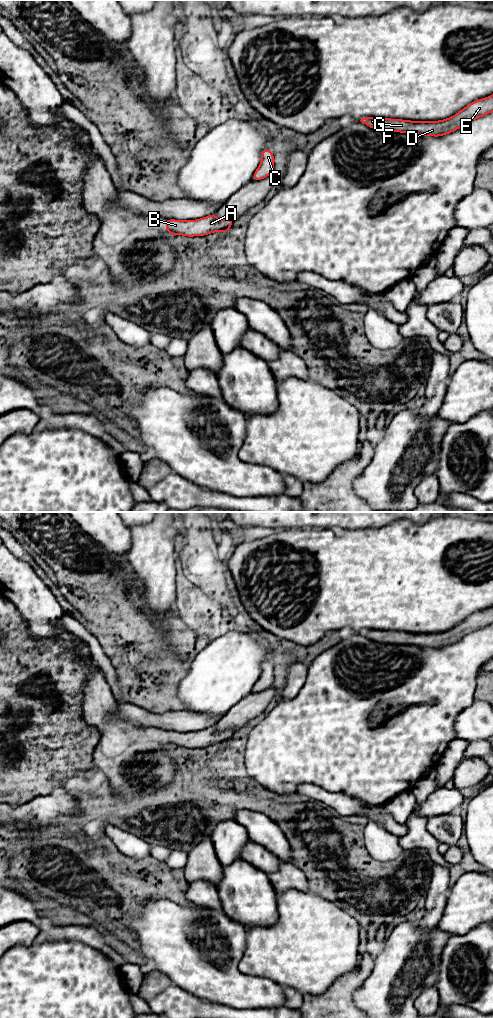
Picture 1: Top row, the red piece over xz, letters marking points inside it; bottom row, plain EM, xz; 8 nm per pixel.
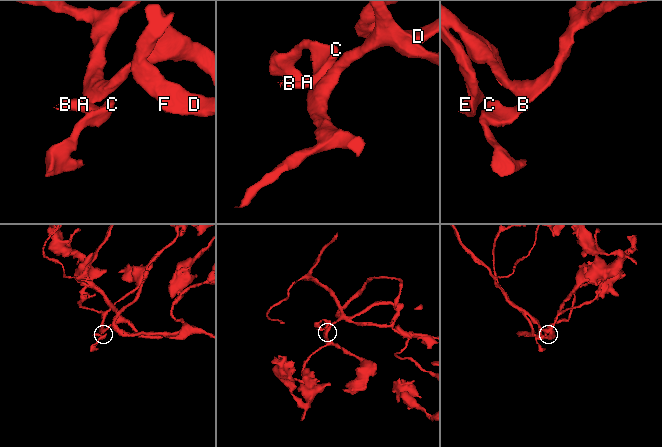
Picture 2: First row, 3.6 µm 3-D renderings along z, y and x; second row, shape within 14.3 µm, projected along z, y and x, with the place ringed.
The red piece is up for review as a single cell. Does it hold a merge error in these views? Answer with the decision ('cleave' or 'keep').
cleave

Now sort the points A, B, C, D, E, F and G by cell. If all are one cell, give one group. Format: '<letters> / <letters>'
A B C / D E F G

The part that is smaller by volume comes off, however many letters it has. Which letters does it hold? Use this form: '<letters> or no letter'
A, B, C

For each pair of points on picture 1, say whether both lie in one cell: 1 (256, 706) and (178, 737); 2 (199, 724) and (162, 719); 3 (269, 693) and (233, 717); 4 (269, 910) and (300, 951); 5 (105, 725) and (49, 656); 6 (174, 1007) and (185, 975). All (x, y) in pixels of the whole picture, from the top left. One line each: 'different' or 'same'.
1: different
2: same
3: same
4: different
5: different
6: different

